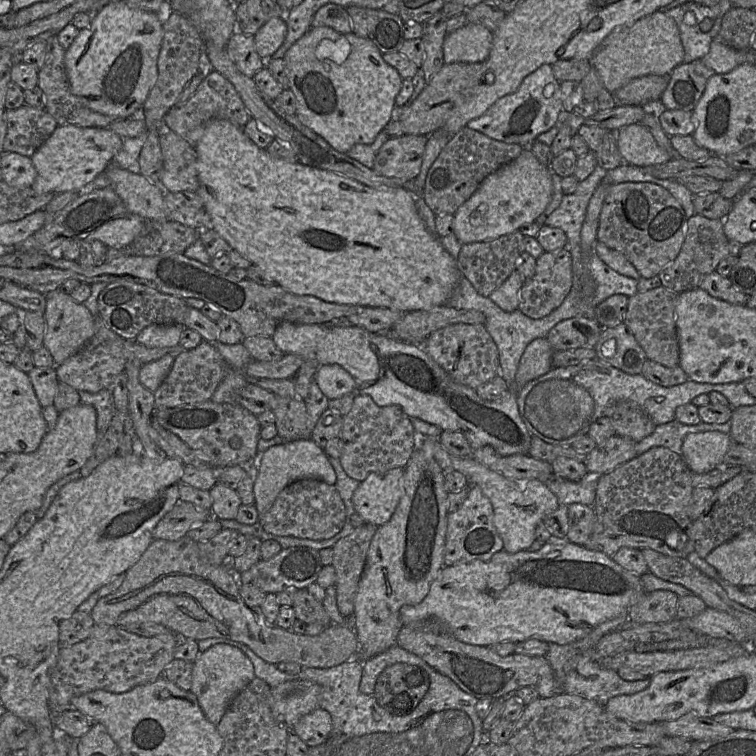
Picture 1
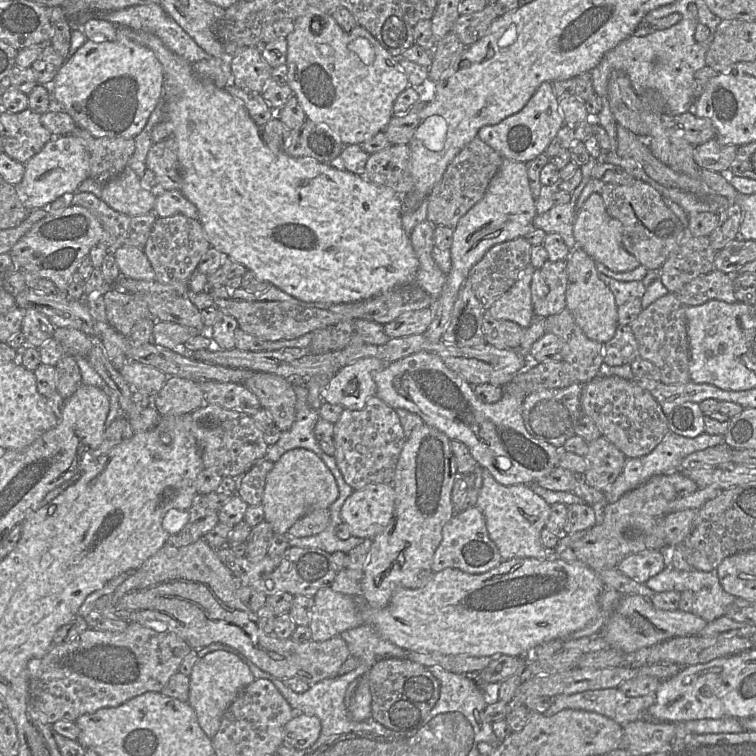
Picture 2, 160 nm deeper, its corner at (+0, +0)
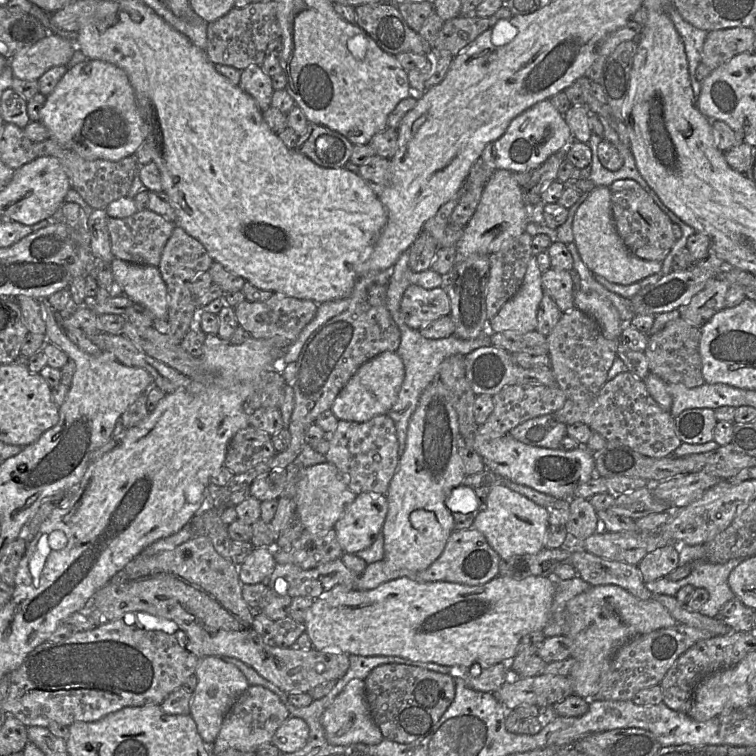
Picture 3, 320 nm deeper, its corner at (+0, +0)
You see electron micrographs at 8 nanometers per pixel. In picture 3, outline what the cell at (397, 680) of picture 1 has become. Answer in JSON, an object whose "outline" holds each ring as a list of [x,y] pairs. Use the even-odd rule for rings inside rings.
{"outline":[[[382,664],[365,680],[365,695],[374,722],[384,738],[408,744],[425,737],[455,697],[455,680],[443,674],[406,664]]]}

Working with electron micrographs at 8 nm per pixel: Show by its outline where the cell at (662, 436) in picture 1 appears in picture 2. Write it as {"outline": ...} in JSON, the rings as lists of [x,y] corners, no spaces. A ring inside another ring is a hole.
{"outline":[[[669,431],[656,448],[649,454],[636,458],[627,458],[623,470],[613,484],[603,493],[608,503],[617,501],[627,492],[635,489],[654,476],[671,475],[679,471],[680,465],[688,455],[723,443],[725,435],[712,435],[706,432],[694,438],[688,438]]]}

